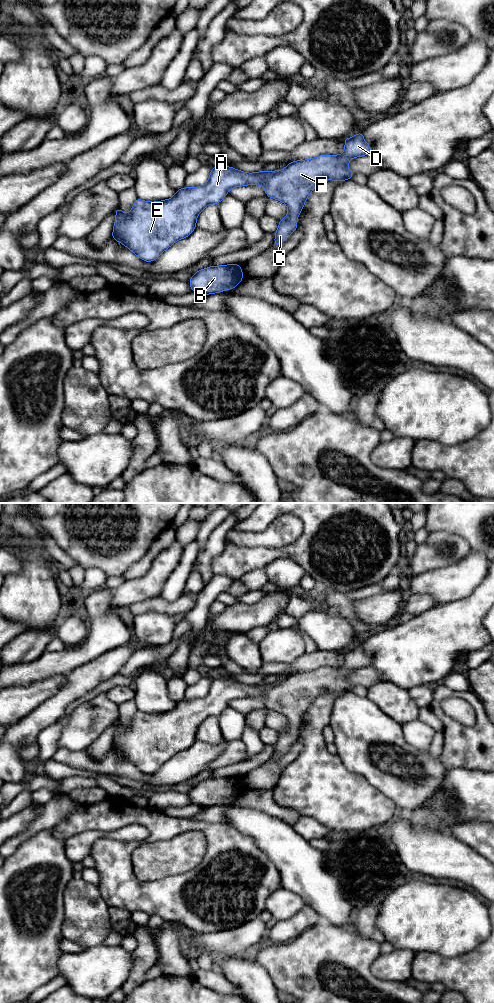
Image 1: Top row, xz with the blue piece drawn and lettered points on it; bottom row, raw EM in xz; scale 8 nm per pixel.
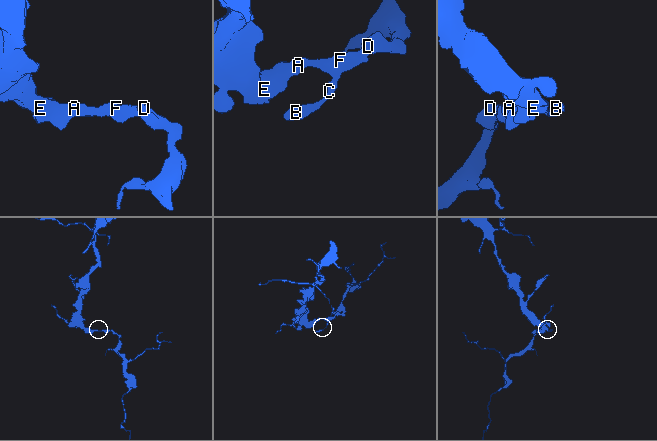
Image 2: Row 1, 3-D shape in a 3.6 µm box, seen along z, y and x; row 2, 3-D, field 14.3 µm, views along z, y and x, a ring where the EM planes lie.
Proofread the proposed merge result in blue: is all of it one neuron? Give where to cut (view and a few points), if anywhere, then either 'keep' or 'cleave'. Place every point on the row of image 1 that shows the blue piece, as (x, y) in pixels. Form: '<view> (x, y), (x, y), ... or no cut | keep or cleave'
no cut | keep

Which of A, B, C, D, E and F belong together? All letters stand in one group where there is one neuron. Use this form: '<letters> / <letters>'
A B C D E F

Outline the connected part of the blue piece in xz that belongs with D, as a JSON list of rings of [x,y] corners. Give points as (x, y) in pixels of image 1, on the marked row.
[[[363,131],[352,138],[344,139],[345,150],[341,155],[320,155],[313,159],[293,161],[283,170],[245,173],[230,166],[213,167],[208,182],[200,187],[181,188],[171,198],[158,202],[136,199],[132,210],[124,214],[120,207],[115,210],[116,219],[112,238],[129,248],[140,259],[146,262],[156,260],[162,252],[176,241],[188,237],[196,228],[198,214],[209,204],[219,204],[233,187],[245,185],[263,185],[266,196],[282,201],[288,207],[285,219],[279,221],[275,233],[274,245],[285,241],[296,229],[297,219],[308,195],[323,180],[344,181],[354,175],[347,165],[352,158],[371,153],[371,147],[364,141]]]

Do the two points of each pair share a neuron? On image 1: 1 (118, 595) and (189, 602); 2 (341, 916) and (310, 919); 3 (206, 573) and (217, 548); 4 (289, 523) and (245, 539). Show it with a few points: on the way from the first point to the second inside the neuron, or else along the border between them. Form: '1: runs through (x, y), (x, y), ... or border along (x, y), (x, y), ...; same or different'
1: border along (159, 595), (141, 599), (129, 607); different
2: border along (305, 904), (309, 905), (324, 921); different
3: runs through (206, 567), (206, 559), (211, 554); same
4: runs through (278, 534), (269, 538), (256, 539); same

